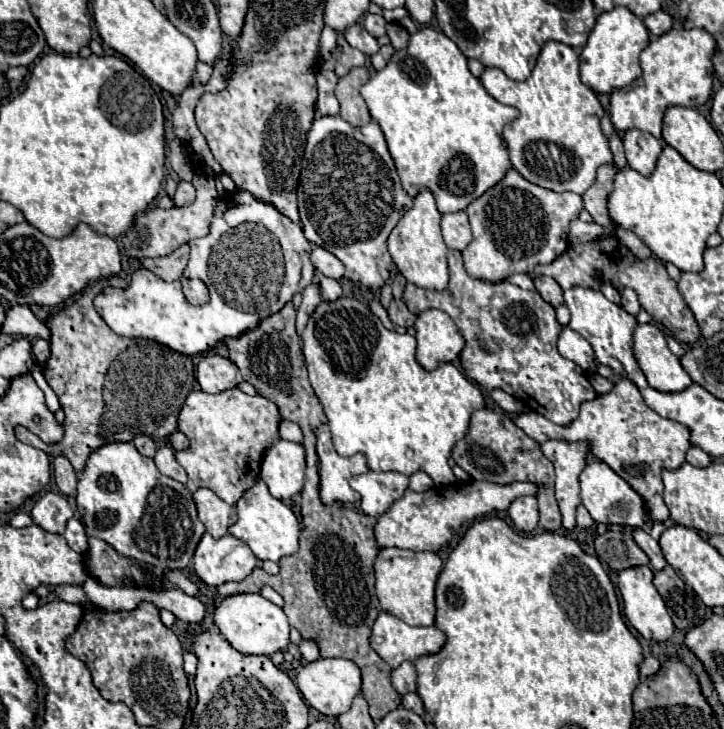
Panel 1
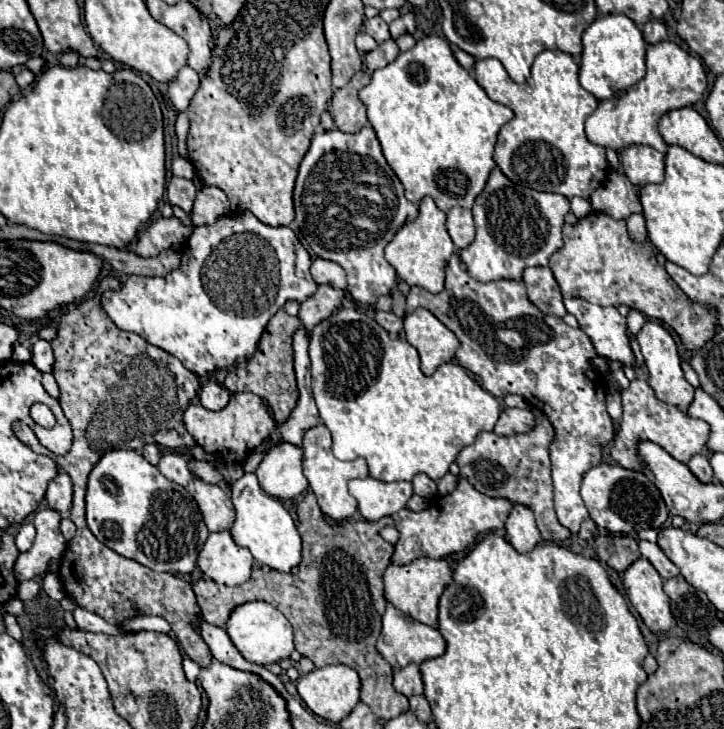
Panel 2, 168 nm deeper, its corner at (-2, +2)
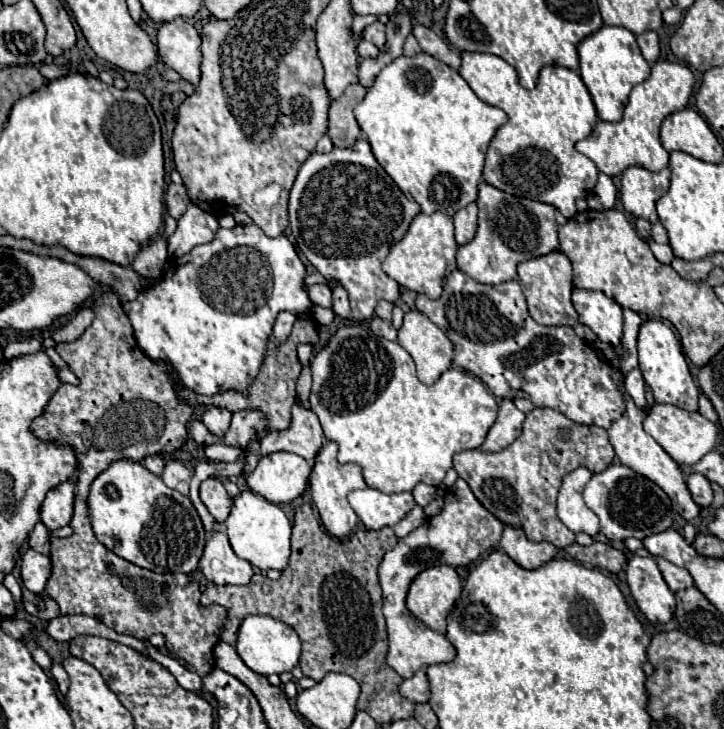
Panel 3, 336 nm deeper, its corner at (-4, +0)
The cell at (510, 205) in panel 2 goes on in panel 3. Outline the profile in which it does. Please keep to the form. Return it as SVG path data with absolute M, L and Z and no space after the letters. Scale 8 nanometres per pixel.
M486 180L478 186L478 232L472 242L456 252L458 268L480 284L502 284L516 280L516 266L524 260L552 254L560 248L558 224L554 220L556 208L552 204L518 198L506 194Z

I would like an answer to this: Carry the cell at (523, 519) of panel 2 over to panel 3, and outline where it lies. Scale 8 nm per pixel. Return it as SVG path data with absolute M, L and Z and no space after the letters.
M514 526L504 528L500 546L516 564L528 570L542 566L556 554L556 548L550 542L532 542L526 538L526 532L522 528Z

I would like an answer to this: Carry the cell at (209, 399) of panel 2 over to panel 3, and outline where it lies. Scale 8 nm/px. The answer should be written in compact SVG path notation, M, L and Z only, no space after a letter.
M208 406L206 412L202 414L202 422L216 436L220 436L220 434L224 434L228 430L230 418L232 418L232 414L226 408L218 408L218 406Z

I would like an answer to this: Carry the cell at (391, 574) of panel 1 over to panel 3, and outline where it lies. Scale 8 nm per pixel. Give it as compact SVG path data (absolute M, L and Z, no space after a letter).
M432 566L420 572L410 588L406 606L434 632L446 632L446 616L460 596L462 584L452 566Z

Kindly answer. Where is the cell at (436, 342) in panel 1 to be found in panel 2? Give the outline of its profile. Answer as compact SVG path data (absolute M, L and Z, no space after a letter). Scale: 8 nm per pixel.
M416 308L404 318L406 340L420 354L420 370L430 376L440 364L452 362L460 342L458 338L426 308Z

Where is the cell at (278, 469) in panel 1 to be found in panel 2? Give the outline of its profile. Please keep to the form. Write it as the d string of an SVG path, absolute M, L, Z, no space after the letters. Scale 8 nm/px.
M288 442L274 446L262 458L256 476L262 490L274 498L290 500L300 496L308 488L302 474L302 448Z

